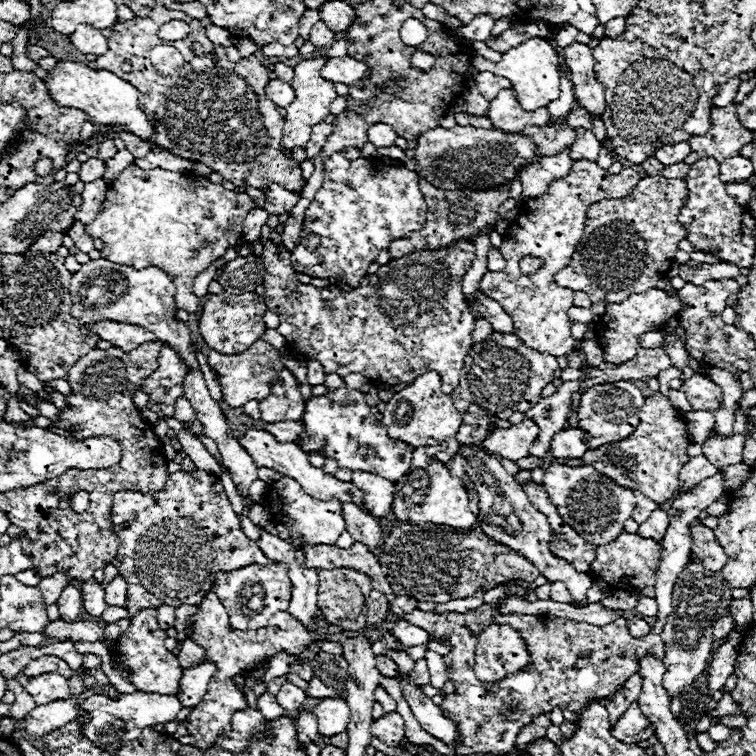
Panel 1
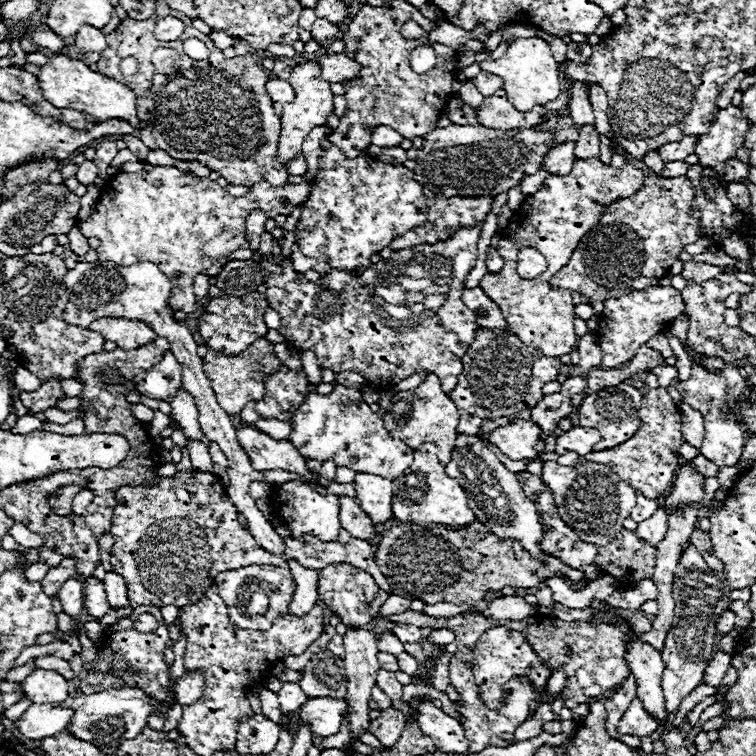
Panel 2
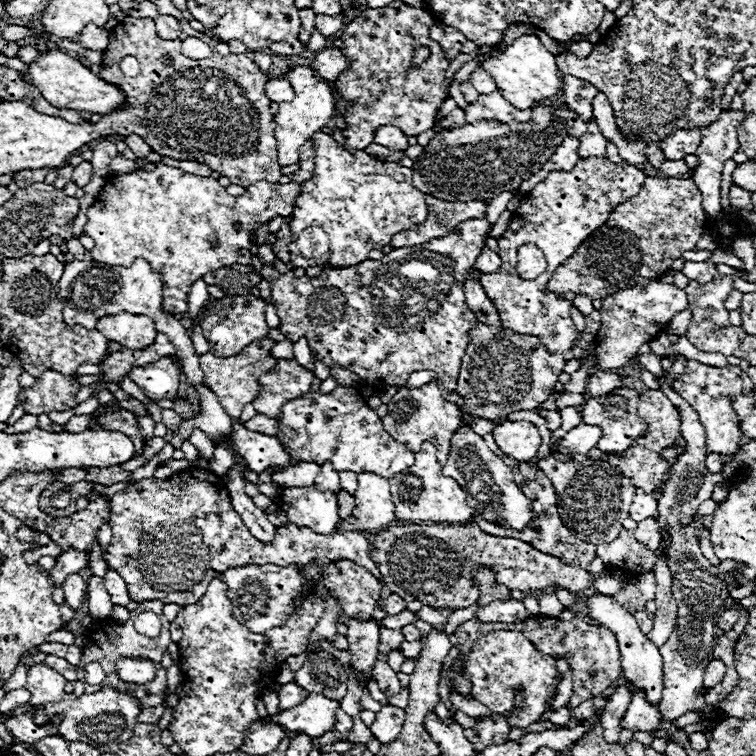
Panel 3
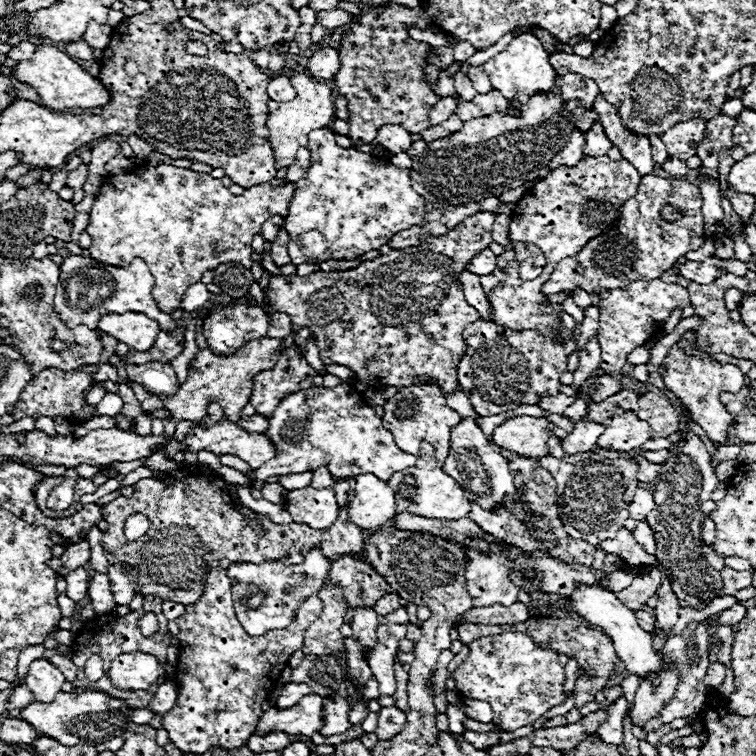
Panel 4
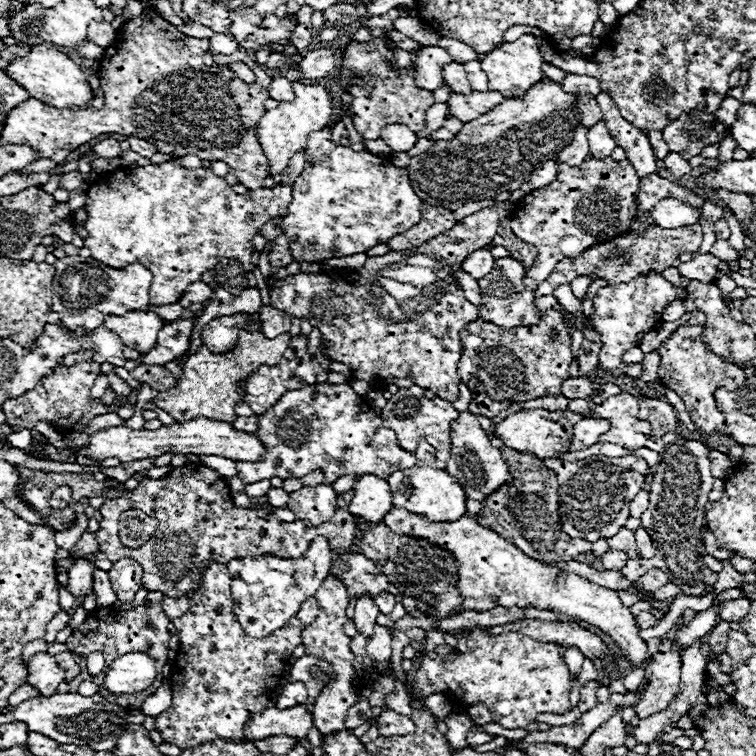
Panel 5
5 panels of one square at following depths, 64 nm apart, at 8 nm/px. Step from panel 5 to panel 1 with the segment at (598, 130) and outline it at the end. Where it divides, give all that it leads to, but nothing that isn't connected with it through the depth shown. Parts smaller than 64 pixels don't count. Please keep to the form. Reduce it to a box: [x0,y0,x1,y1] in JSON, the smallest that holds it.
[570,128,600,160]

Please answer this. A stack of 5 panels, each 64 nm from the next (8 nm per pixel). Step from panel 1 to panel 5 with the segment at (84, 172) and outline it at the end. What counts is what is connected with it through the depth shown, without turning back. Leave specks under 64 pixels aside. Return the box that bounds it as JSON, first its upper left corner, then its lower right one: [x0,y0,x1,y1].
[60,170,82,192]

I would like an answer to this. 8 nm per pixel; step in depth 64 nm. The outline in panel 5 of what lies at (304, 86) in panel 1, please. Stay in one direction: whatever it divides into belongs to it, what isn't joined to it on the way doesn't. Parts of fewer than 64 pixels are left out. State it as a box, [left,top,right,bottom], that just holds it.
[256,82,334,176]

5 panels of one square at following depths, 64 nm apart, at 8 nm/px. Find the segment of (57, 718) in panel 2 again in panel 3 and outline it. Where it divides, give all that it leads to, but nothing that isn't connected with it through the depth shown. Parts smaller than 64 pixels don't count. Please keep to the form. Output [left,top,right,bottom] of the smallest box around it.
[4,708,52,744]

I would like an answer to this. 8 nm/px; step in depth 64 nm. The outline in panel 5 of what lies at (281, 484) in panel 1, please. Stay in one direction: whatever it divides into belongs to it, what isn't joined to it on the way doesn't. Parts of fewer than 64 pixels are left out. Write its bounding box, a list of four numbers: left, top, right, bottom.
[288,484,338,524]

